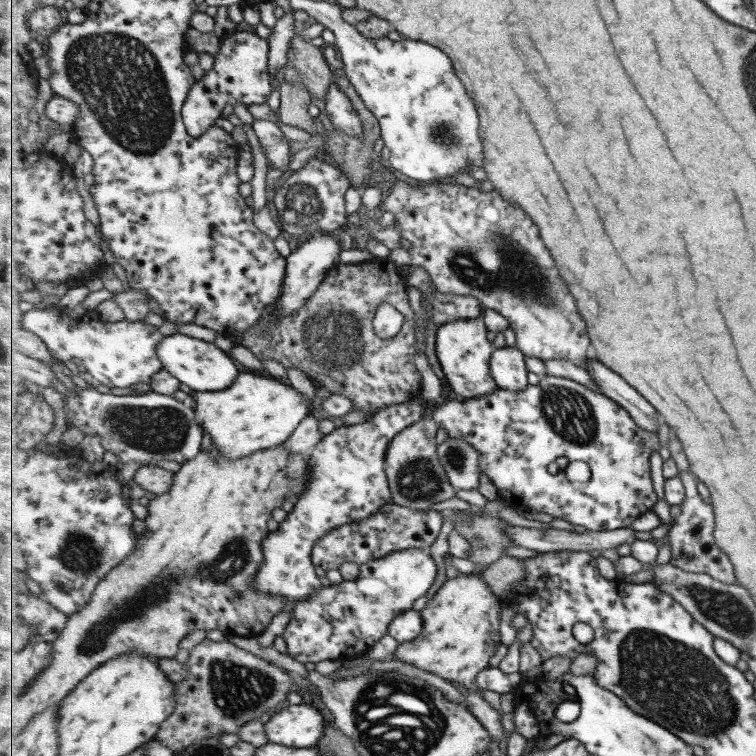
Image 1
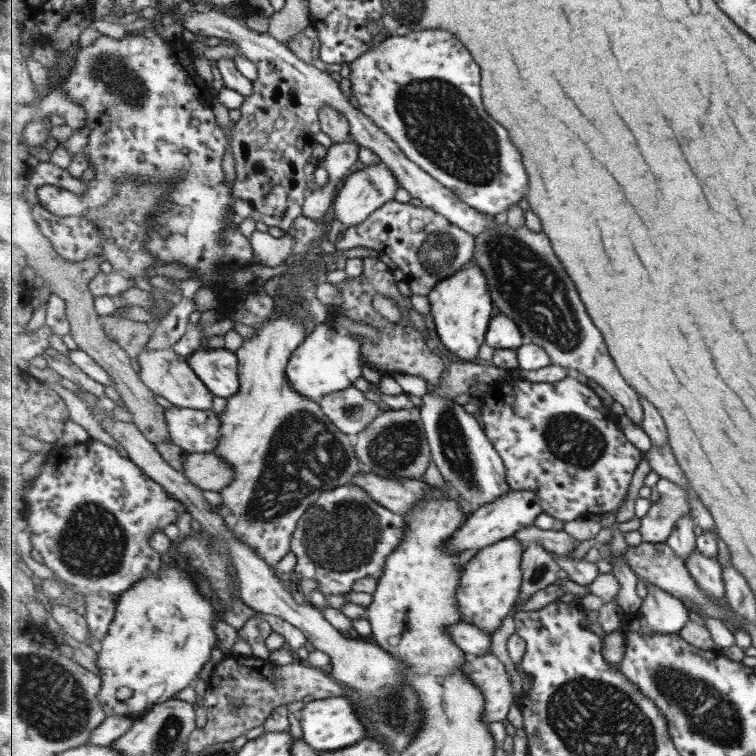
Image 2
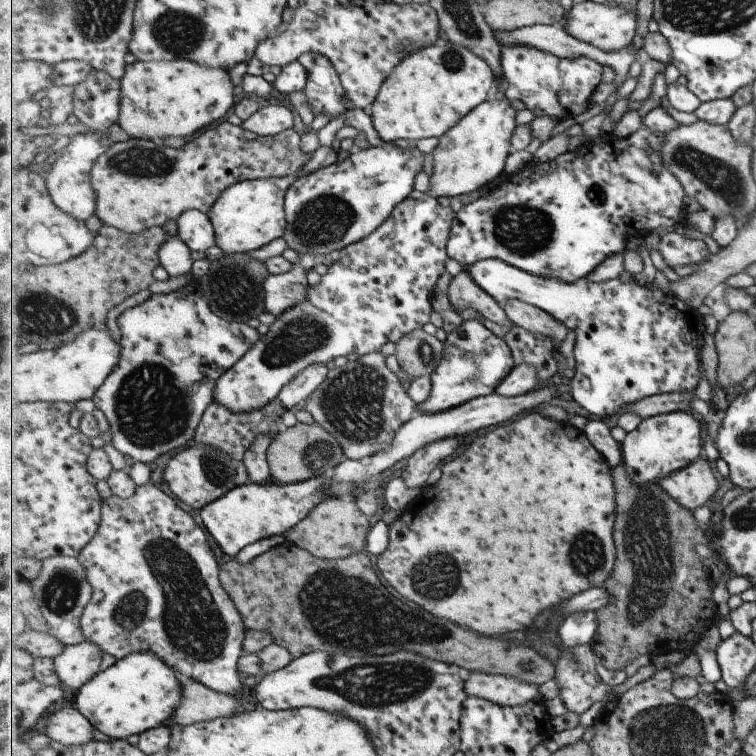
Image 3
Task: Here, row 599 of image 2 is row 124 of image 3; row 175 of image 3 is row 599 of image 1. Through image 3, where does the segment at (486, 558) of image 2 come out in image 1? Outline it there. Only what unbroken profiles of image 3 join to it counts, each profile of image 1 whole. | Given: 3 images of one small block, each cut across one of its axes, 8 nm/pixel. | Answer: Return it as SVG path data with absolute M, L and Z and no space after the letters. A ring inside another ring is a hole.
M460 573L447 579L421 610L424 632L413 641L399 644L395 652L395 659L467 687L471 692L467 693L470 696L465 698L465 703L498 742L505 736L505 726L501 722L503 715L501 711L491 708L487 701L478 698L479 691L483 689L476 684L476 679L489 668L489 660L497 652L497 647L503 644L501 626L504 604L505 601L493 592L481 574Z

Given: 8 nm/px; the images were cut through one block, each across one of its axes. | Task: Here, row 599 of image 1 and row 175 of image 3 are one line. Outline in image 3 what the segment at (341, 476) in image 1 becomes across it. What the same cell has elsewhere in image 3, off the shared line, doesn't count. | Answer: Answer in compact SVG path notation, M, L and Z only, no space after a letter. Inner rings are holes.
M320 146L311 153L310 161L297 174L283 178L253 179L230 186L221 194L209 214L217 233L216 245L225 255L230 255L253 252L277 238L284 238L288 226L286 197L289 188L299 176L307 176L335 164L338 153L332 146Z

